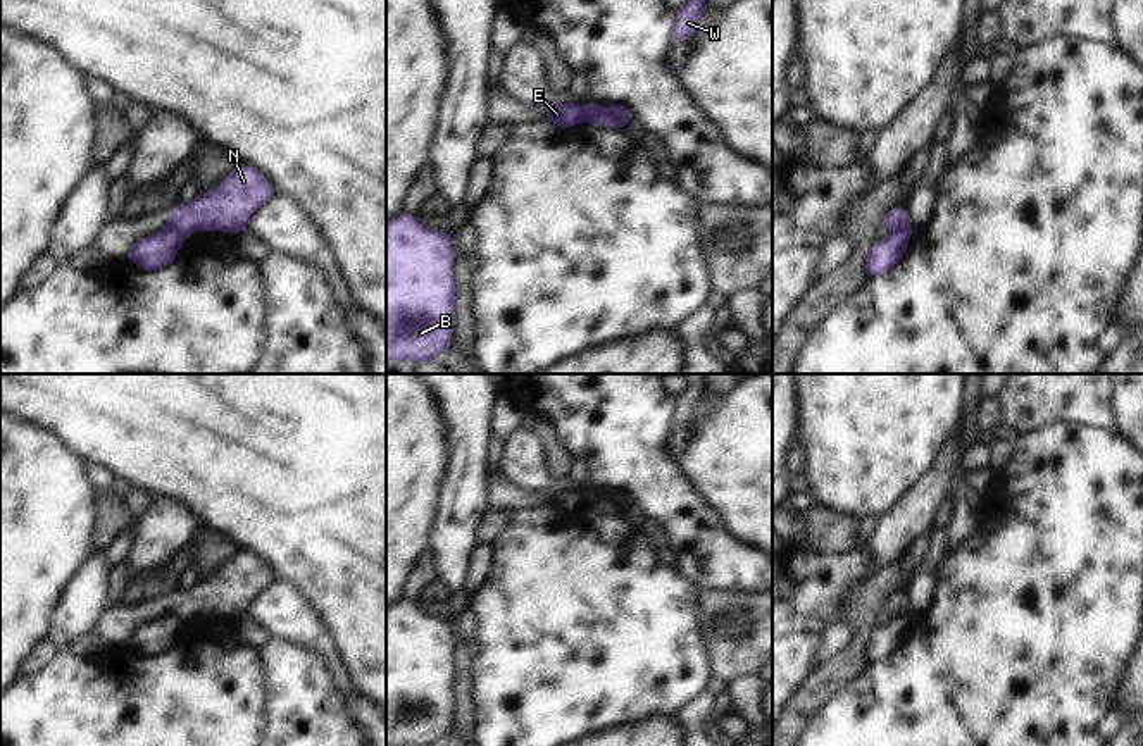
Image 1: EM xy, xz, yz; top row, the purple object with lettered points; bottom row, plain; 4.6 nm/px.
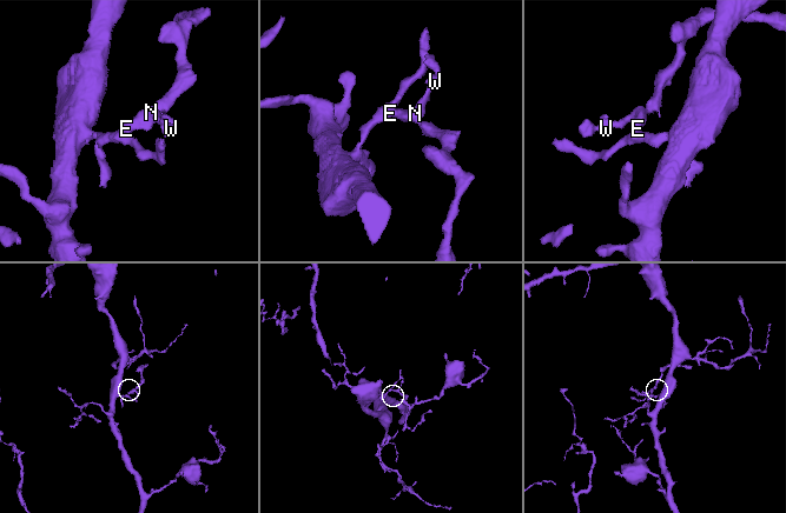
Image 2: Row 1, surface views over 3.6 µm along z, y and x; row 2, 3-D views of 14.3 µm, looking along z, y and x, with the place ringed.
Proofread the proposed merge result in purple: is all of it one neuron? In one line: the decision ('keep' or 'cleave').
cleave

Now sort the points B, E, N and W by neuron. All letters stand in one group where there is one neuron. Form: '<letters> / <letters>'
B / E N W

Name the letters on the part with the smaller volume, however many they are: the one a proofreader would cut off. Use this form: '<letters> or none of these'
E, N, W

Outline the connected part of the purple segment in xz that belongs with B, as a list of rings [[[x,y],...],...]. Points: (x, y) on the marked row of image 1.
[[[405,212],[397,221],[386,222],[386,362],[429,362],[452,346],[455,319],[452,264],[450,234],[424,229]]]

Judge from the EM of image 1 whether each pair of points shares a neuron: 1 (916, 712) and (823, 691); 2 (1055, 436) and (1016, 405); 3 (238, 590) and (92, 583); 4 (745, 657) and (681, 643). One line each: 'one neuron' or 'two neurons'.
1: two neurons
2: two neurons
3: two neurons
4: two neurons

